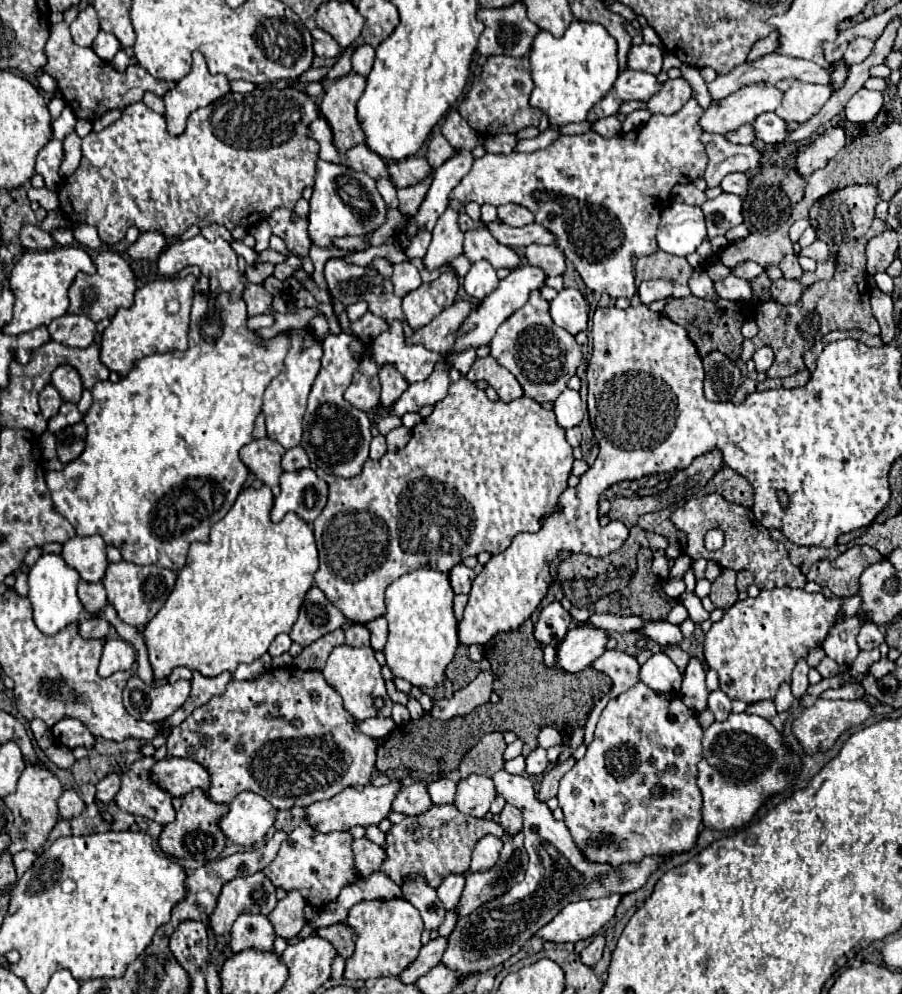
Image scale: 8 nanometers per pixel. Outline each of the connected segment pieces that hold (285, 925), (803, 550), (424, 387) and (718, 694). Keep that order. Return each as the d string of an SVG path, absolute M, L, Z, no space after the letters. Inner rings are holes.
M289 891L287 897L281 899L277 907L271 911L271 915L267 915L279 937L289 939L301 931L301 927L307 923L303 917L303 907L305 901L301 899L301 895L297 891Z
M769 527L769 535L775 539L775 541L781 541L789 555L791 555L791 563L795 567L799 567L803 571L803 575L809 571L809 567L821 559L835 559L837 555L841 555L847 547L845 545L837 545L837 547L831 547L831 549L821 549L821 547L797 547L793 545L789 539L783 537L783 533L775 527Z
M437 363L431 377L423 383L413 383L389 409L391 415L403 417L405 413L417 413L425 405L435 405L447 395L449 377L447 377L449 365Z
M715 689L709 693L709 709L717 721L725 721L731 713L731 699L721 689Z

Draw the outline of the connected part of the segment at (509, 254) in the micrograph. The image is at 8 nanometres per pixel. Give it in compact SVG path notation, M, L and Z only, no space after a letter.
M475 229L465 233L465 257L475 263L479 259L487 259L495 269L499 267L517 267L519 255L511 249L501 245L487 229Z

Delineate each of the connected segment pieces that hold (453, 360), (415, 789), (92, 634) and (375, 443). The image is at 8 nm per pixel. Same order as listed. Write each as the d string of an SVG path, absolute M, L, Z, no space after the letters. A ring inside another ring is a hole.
M469 347L467 351L448 354L445 359L448 363L451 363L457 371L461 371L463 375L466 375L469 372L469 369L471 369L473 361L477 359L477 355L475 355L475 349Z
M419 781L413 785L401 789L393 801L393 811L403 813L403 815L423 815L423 811L429 811L433 807L431 797L427 795L427 787Z
M85 617L79 627L79 633L85 639L105 639L107 631L109 631L109 623L101 617Z
M383 435L373 437L373 441L371 441L371 459L381 459L385 453L387 453L385 437Z

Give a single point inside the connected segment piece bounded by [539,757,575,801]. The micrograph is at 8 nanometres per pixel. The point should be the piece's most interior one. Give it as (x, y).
(550, 784)

